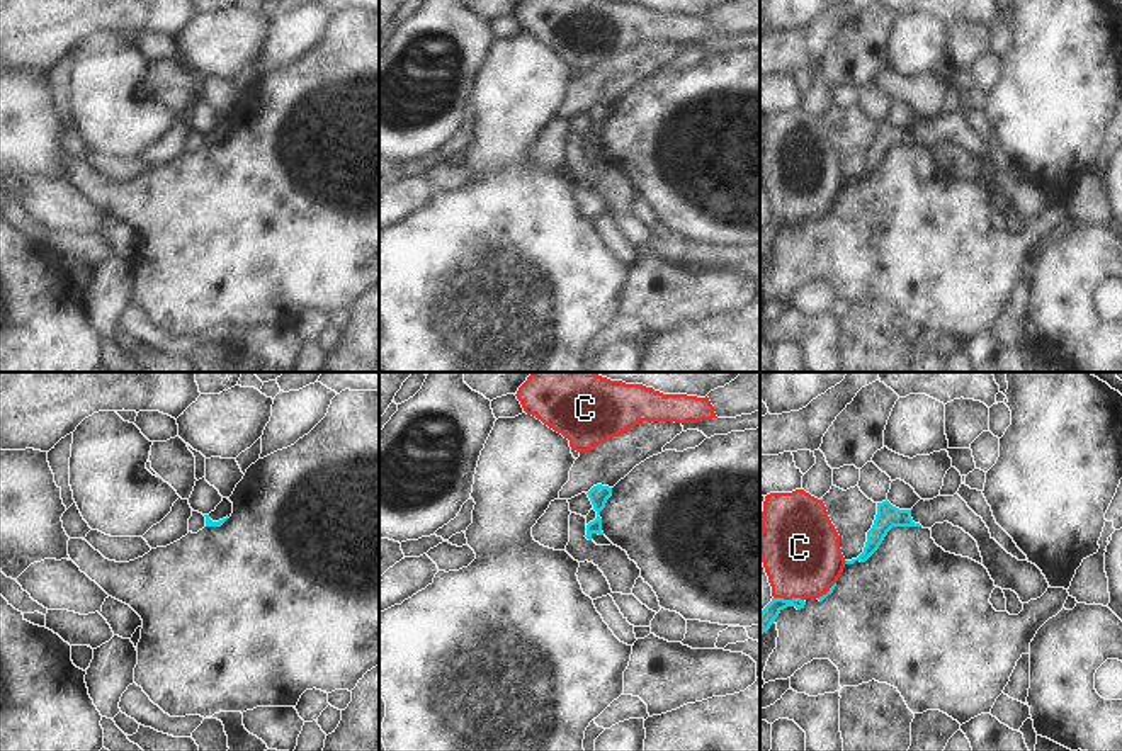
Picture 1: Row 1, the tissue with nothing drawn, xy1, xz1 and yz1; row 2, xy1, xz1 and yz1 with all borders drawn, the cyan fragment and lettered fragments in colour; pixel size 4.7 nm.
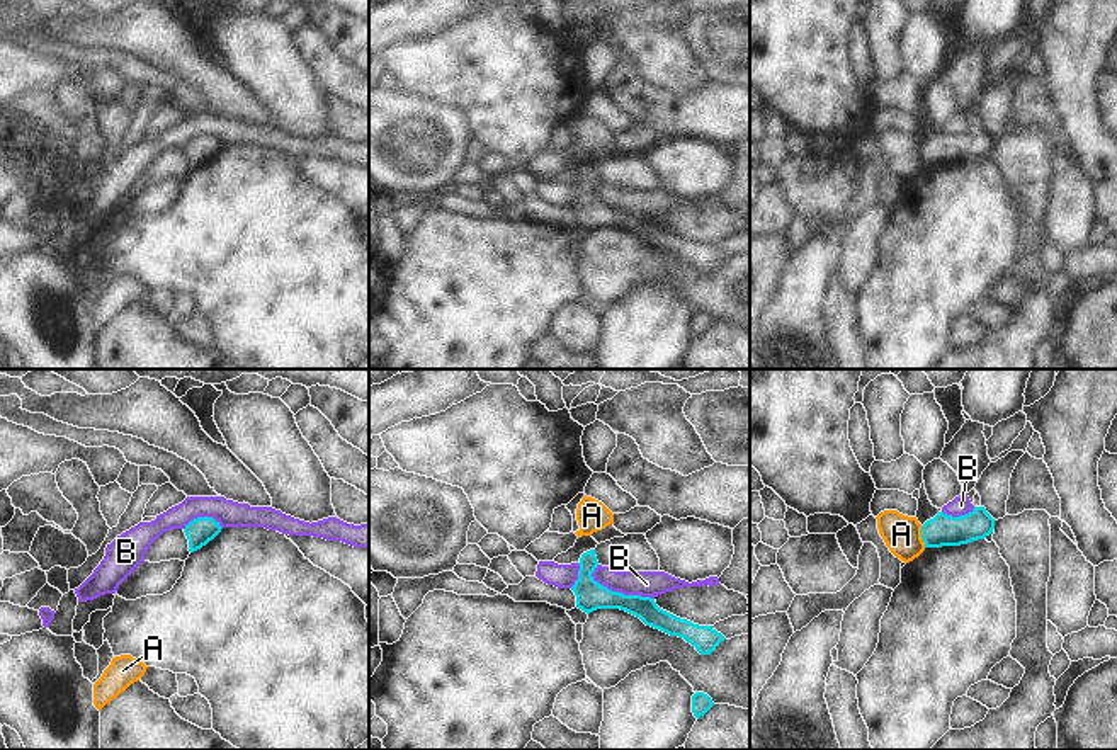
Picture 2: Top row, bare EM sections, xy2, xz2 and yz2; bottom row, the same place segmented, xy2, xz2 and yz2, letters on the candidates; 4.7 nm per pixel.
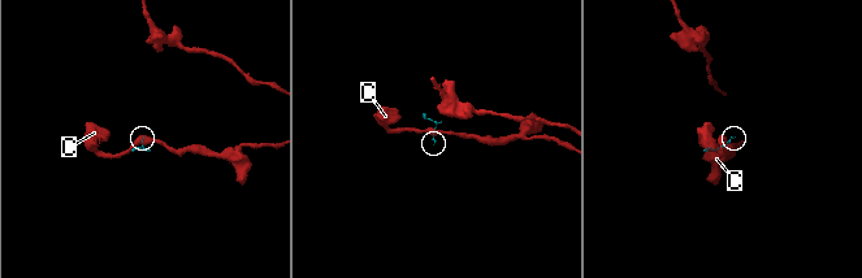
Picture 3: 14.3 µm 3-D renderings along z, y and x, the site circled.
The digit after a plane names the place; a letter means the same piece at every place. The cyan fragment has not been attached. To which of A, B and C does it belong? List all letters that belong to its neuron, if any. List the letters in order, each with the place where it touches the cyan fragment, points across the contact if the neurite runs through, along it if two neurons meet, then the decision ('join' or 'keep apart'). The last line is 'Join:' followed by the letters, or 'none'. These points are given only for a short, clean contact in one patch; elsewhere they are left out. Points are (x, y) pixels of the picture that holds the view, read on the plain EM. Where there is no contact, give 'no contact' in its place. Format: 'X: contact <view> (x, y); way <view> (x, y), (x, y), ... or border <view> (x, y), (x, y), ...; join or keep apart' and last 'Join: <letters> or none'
A: contact yz2 (922, 155); border yz2 (920, 145), (925, 165); keep apart
B: contact xz2 (619, 211); border xz2 (590, 193), (612, 210), (650, 215), (653, 218); keep apart
C: contact yz1 (789, 220); border yz1 (774, 216), (803, 220); keep apart
Join: none

